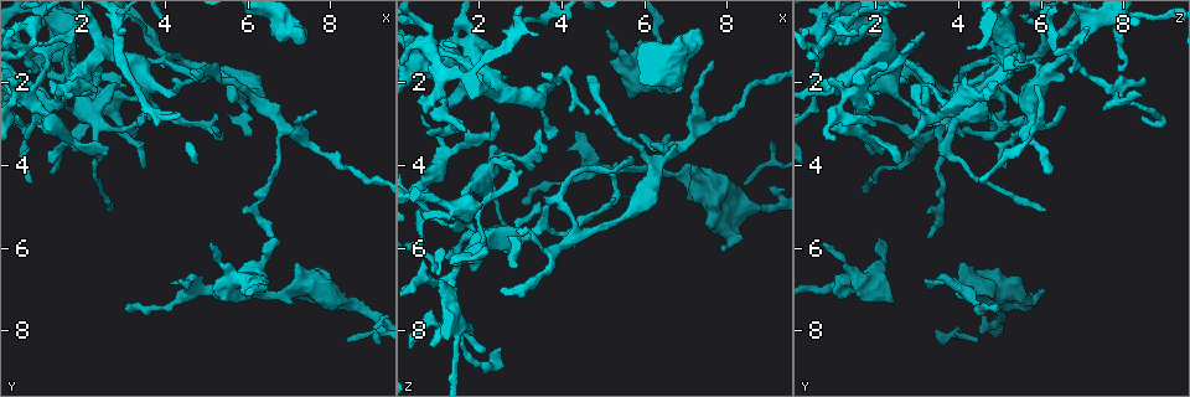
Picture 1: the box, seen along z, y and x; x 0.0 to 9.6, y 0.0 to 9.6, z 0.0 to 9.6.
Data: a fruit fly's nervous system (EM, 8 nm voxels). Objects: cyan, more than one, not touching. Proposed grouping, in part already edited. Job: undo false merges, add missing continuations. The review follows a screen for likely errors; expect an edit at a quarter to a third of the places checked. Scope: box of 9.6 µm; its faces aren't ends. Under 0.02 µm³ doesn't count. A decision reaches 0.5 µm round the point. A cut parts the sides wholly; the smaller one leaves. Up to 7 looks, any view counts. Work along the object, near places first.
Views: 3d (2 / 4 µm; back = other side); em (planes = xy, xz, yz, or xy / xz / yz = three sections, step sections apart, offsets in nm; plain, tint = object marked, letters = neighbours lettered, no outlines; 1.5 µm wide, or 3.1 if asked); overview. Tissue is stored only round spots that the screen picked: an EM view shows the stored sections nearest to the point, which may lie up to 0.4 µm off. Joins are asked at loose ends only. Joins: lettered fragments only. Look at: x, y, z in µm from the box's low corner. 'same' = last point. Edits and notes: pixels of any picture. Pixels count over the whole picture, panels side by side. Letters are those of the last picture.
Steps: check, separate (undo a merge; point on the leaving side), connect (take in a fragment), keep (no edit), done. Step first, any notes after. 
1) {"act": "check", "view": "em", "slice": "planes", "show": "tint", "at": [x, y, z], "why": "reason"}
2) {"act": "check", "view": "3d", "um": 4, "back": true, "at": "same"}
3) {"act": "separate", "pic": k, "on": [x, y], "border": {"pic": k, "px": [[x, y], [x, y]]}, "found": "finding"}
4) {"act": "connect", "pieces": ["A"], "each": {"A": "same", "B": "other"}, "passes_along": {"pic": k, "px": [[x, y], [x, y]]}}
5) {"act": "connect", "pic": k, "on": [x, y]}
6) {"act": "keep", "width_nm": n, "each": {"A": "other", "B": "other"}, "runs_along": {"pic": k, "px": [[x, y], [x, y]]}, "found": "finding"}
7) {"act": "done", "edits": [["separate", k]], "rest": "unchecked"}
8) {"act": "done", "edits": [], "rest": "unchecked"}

{"act": "check", "view": "em", "slice": "planes", "show": "plain", "at": [3.65, 2.00, 5.00], "why": "free end"}

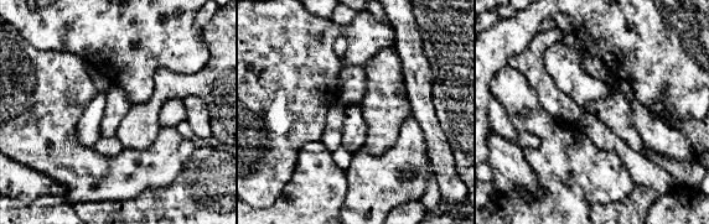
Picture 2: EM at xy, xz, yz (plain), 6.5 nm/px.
{"act": "check", "view": "em", "slice": "planes", "show": "letters", "at": "same", "why": "what lies round it"}

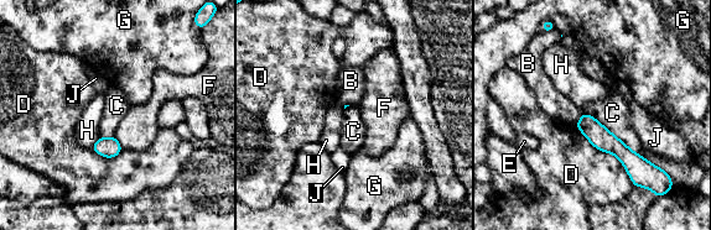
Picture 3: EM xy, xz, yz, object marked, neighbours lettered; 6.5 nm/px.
{"act": "keep", "each": {"B": "other", "C": "other", "D": "other", "E": "other", "F": "other", "G": "other", "H": "other", "J": "other"}, "runs_along": {"pic": 3, "px": [[585, 116], [628, 158], [638, 158]]}, "found": "no lettered fragment goes on from it"}

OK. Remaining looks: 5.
{"act": "check", "view": "3d", "um": 4, "at": [0.55, 3.30, 2.75], "why": "branch stops here"}

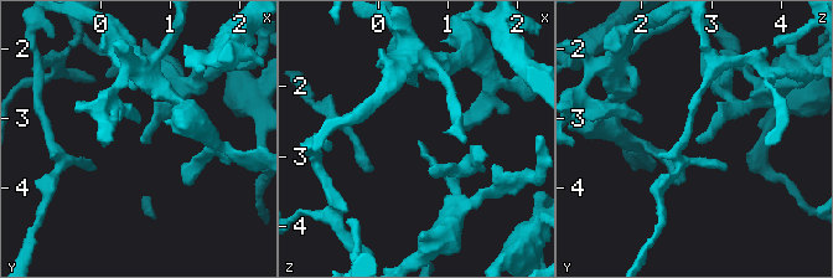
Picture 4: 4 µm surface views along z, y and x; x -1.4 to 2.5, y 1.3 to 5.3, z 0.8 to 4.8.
{"act": "check", "view": "em", "slice": "planes", "show": "letters", "at": [0.60, 3.35, 2.85]}

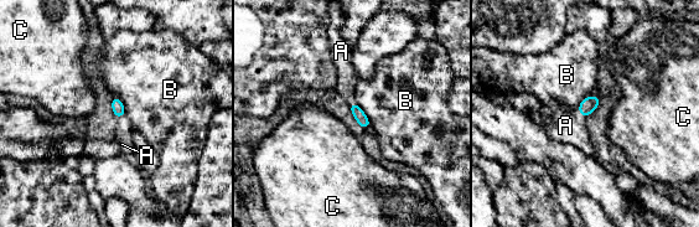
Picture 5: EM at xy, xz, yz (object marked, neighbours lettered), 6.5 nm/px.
{"act": "connect", "pic": 5, "on": [565, 125], "each": {"A": "same", "B": "other", "C": "other"}, "found": "it goes on there"}

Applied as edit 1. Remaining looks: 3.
{"act": "check", "view": "em", "slice": "xz", "step": 4, "show": "letters", "at": [1.80, 1.65, 7.95]}

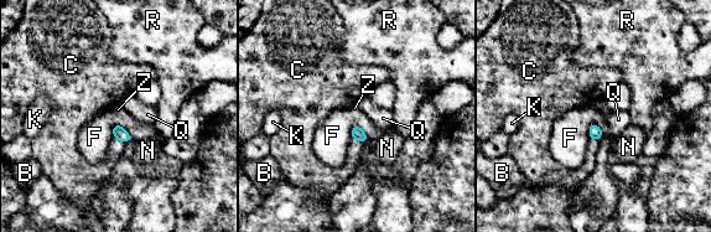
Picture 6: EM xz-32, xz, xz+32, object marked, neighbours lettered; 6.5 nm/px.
{"act": "keep", "width_nm": 40, "each": {"B": "other", "C": "other", "F": "other", "K": "other", "N": "other", "Q": "other", "R": "other", "Z": "other"}, "border": {"pic": 6, "px": [[118, 123], [113, 127], [113, 138]]}, "found": "all the same cell"}

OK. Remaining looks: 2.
{"act": "done", "edits": [["connect", 5]], "rest": "unchecked"}

